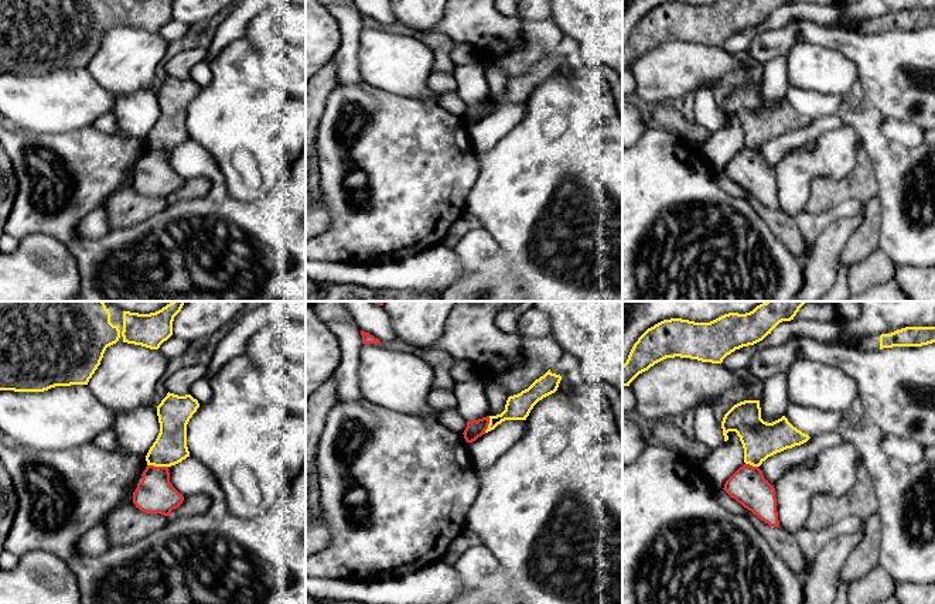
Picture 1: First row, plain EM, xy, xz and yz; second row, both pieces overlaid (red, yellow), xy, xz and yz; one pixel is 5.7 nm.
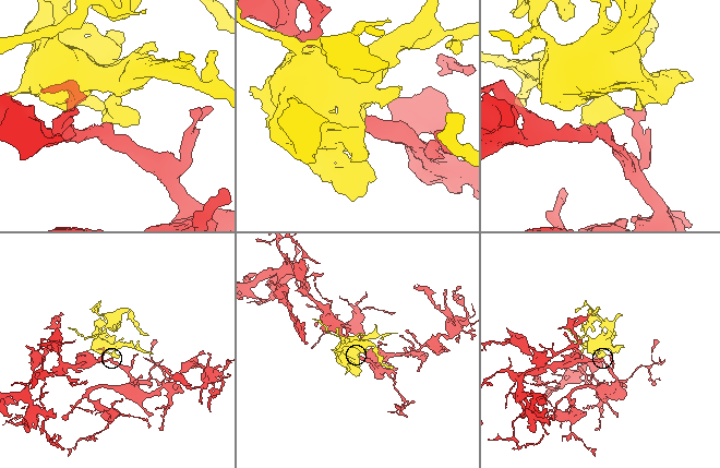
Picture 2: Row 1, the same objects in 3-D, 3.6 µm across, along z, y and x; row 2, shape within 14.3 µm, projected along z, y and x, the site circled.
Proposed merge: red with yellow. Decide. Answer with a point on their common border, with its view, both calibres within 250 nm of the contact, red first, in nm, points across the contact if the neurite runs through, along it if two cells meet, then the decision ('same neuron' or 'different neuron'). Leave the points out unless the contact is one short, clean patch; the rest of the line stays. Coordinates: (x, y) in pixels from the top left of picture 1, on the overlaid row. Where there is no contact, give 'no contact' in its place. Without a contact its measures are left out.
xy (157, 467) | 220/190 nm | across xy (154, 494), (157, 467), (159, 459), (170, 447) | same neuron

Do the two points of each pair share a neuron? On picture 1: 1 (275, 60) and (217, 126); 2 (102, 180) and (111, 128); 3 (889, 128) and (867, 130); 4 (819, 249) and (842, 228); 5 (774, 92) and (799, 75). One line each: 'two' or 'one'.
1: two
2: two
3: two
4: one
5: two

